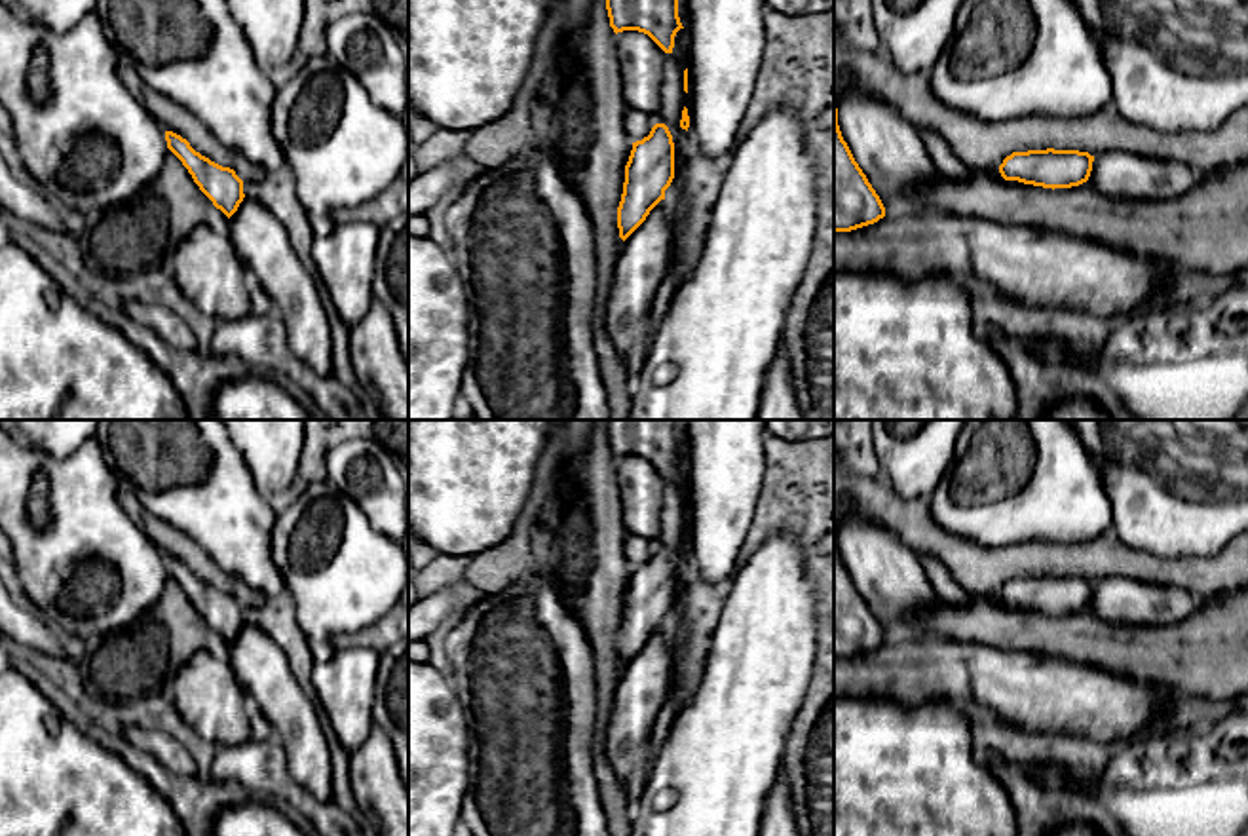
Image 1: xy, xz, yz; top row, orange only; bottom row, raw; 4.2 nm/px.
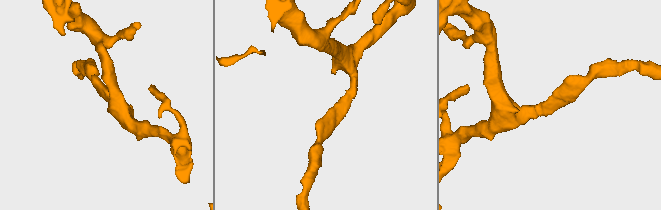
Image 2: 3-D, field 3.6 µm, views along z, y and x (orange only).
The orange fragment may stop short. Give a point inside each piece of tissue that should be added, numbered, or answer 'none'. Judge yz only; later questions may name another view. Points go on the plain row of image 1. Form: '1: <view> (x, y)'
none

